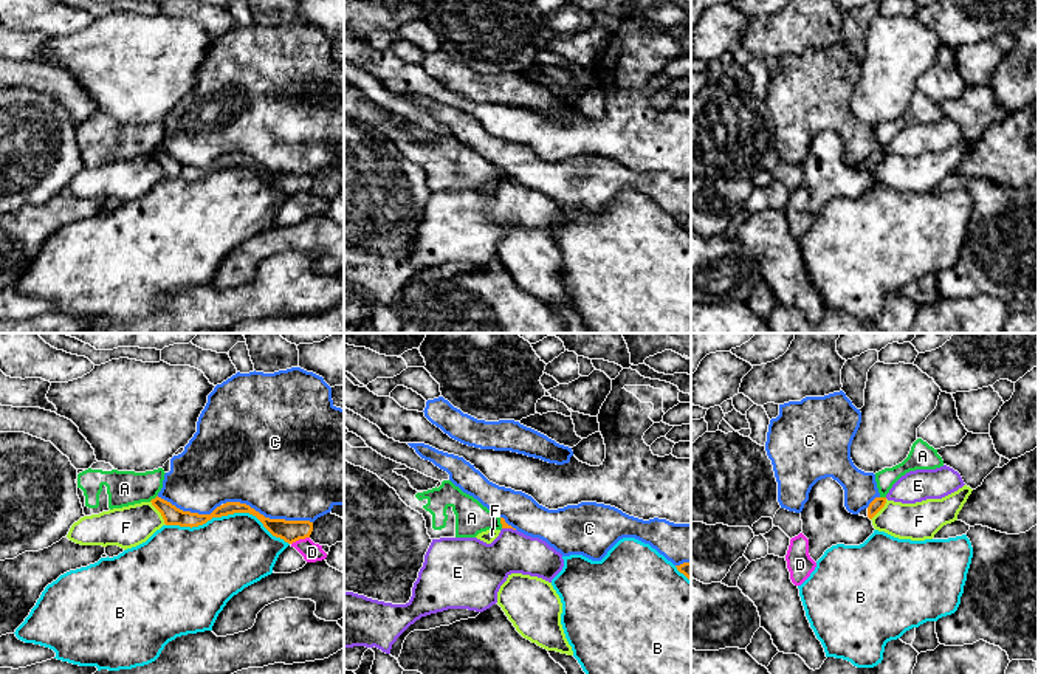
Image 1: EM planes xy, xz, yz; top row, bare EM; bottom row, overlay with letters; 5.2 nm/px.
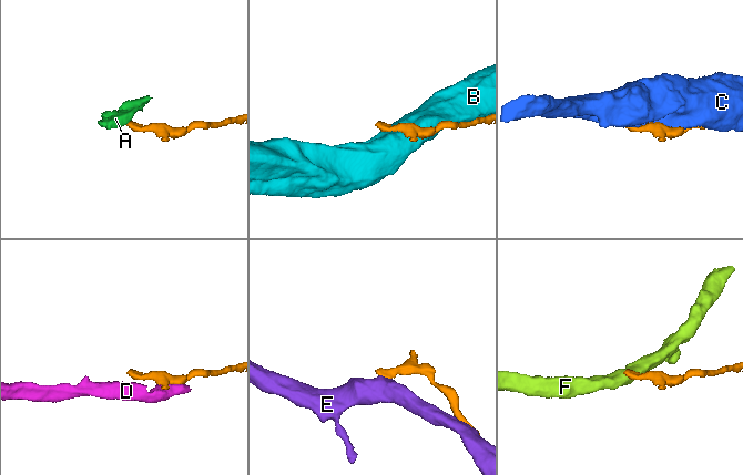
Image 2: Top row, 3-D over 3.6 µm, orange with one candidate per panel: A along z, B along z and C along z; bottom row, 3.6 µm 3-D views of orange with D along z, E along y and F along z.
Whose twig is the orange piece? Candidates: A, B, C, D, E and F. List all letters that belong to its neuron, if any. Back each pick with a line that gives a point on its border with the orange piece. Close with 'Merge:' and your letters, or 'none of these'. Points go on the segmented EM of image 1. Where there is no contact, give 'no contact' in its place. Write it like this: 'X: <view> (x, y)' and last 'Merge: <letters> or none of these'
Merge: none of these

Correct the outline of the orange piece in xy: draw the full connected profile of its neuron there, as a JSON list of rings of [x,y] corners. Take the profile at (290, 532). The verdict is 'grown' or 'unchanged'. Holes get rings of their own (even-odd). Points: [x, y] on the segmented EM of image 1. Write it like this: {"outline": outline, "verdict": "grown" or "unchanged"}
{"outline": [[[158,496],[150,502],[161,513],[166,525],[180,525],[192,528],[206,524],[212,518],[222,518],[234,513],[249,513],[256,516],[273,536],[280,538],[288,544],[310,538],[313,531],[313,522],[310,521],[270,519],[251,508],[249,505],[240,502],[226,502],[217,507],[211,514],[183,511]]], "verdict": "unchanged"}

